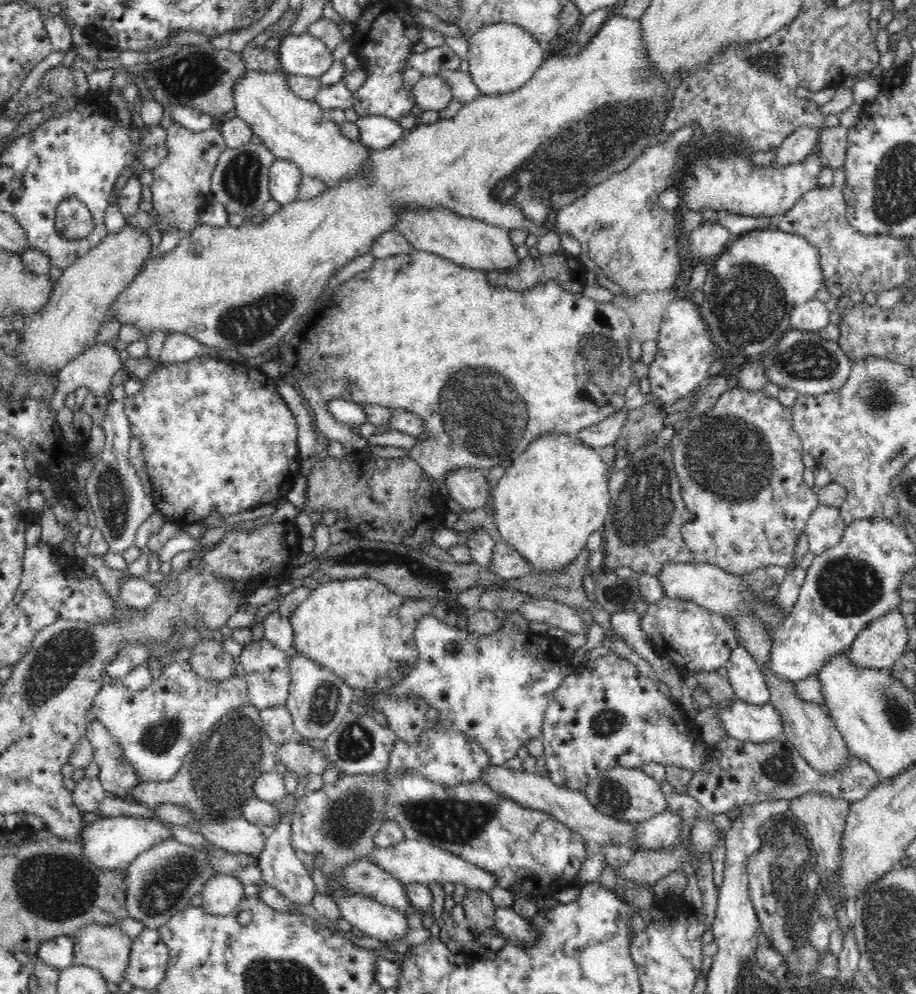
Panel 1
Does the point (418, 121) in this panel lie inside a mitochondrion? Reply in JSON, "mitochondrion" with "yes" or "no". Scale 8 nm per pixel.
{"mitochondrion":"no"}

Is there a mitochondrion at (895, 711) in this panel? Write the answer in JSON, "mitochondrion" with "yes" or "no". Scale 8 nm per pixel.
{"mitochondrion":"yes"}

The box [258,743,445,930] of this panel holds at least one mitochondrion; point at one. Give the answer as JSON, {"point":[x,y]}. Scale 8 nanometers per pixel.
{"point":[346,820]}

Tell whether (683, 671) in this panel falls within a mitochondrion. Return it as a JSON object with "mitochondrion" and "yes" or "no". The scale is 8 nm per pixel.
{"mitochondrion":"no"}

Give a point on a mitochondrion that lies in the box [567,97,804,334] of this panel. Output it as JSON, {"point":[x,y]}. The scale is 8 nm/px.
{"point":[605,222]}

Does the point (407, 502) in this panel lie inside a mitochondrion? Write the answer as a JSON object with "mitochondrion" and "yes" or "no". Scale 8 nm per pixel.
{"mitochondrion":"no"}

